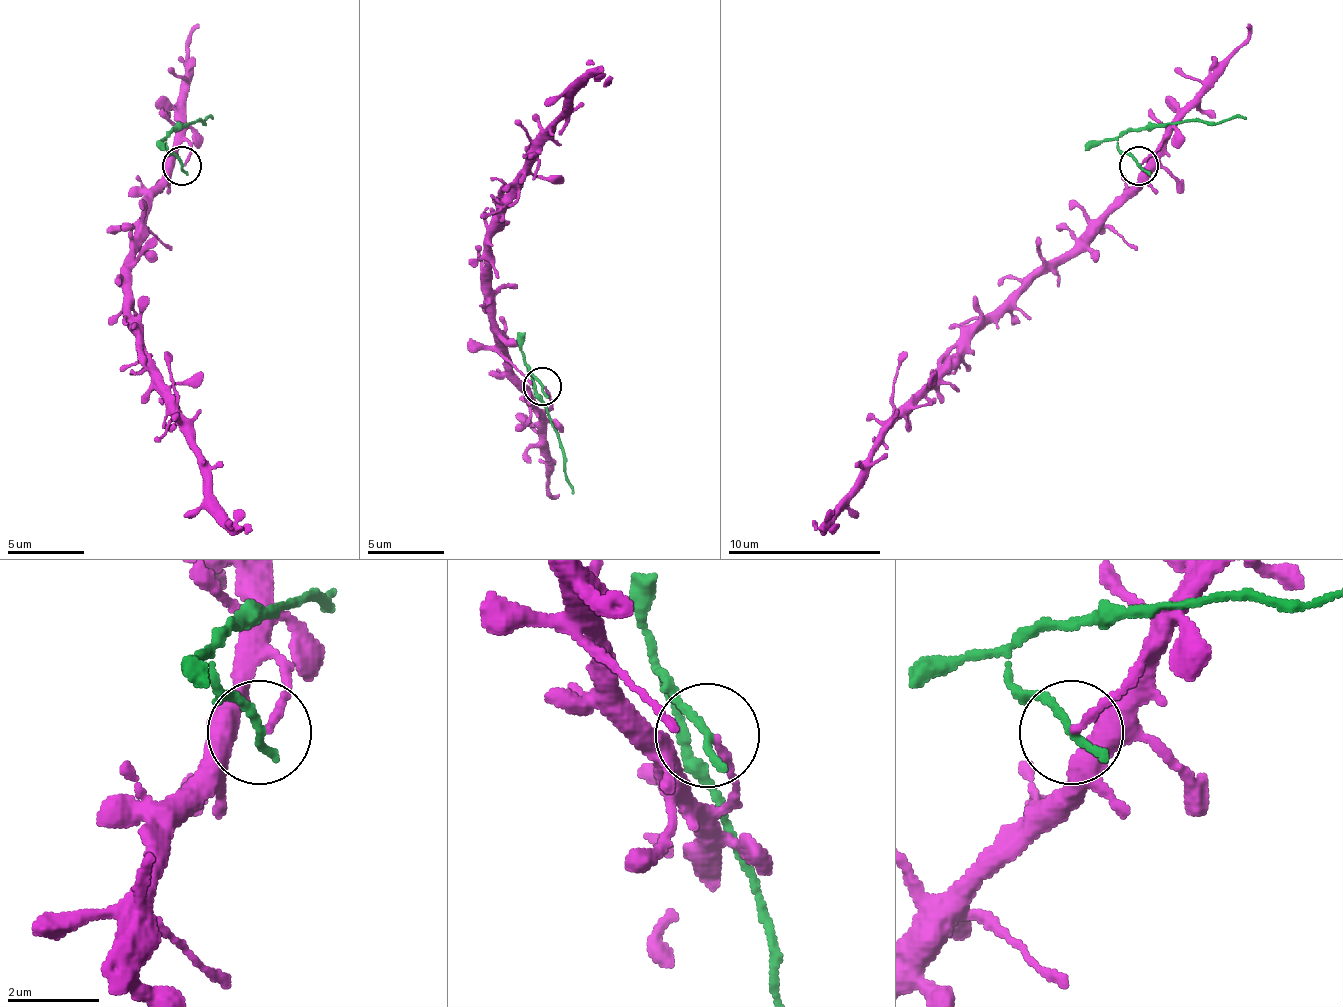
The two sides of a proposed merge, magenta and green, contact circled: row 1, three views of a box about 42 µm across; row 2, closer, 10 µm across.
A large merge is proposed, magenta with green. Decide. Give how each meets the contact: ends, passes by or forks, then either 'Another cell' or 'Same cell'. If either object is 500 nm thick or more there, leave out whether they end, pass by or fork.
At the ring magenta ends. At the ring green ends. Another cell

